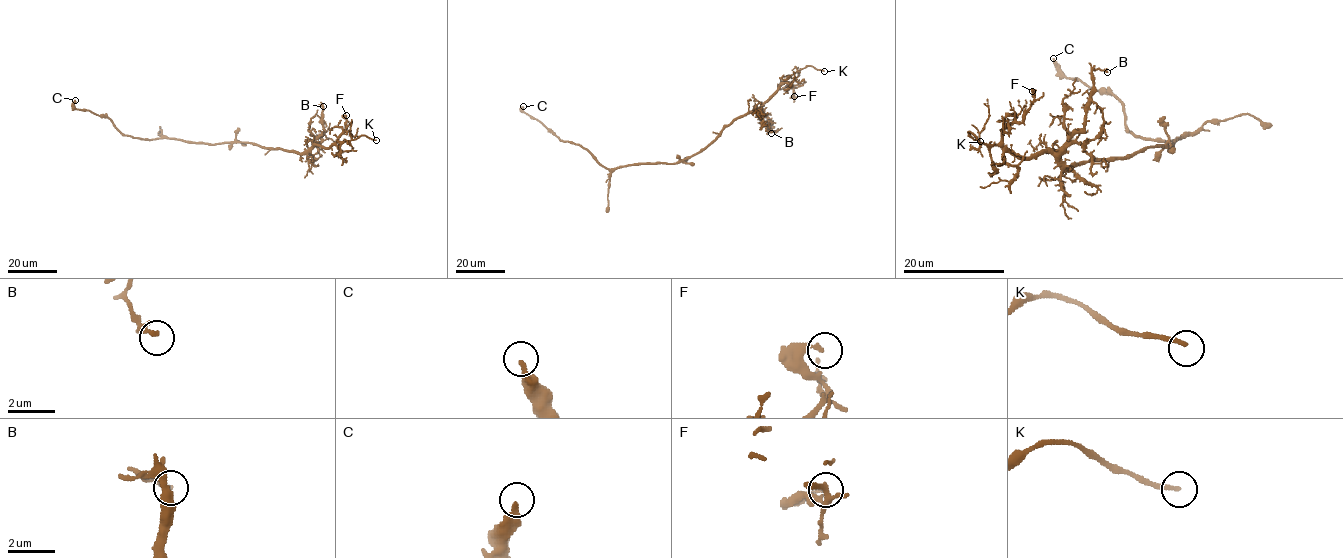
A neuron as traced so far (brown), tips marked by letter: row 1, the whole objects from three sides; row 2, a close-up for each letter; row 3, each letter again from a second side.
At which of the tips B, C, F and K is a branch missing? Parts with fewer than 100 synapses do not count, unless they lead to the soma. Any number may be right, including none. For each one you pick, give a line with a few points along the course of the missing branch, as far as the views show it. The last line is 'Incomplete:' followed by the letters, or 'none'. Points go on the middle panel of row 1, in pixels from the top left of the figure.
K: missing branch runs (824, 71), (835, 83), (862, 92)
Incomplete: K

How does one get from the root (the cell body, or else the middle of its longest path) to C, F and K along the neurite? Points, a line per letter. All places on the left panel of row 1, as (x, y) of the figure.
C: (227, 143), (134, 138), (123, 134), (106, 117), (76, 109), (75, 100)
F: (227, 143), (253, 142), (299, 153), (314, 145), (330, 147), (345, 130), (346, 115)
K: (227, 143), (253, 142), (302, 153), (314, 145), (330, 147), (362, 135), (376, 140)

